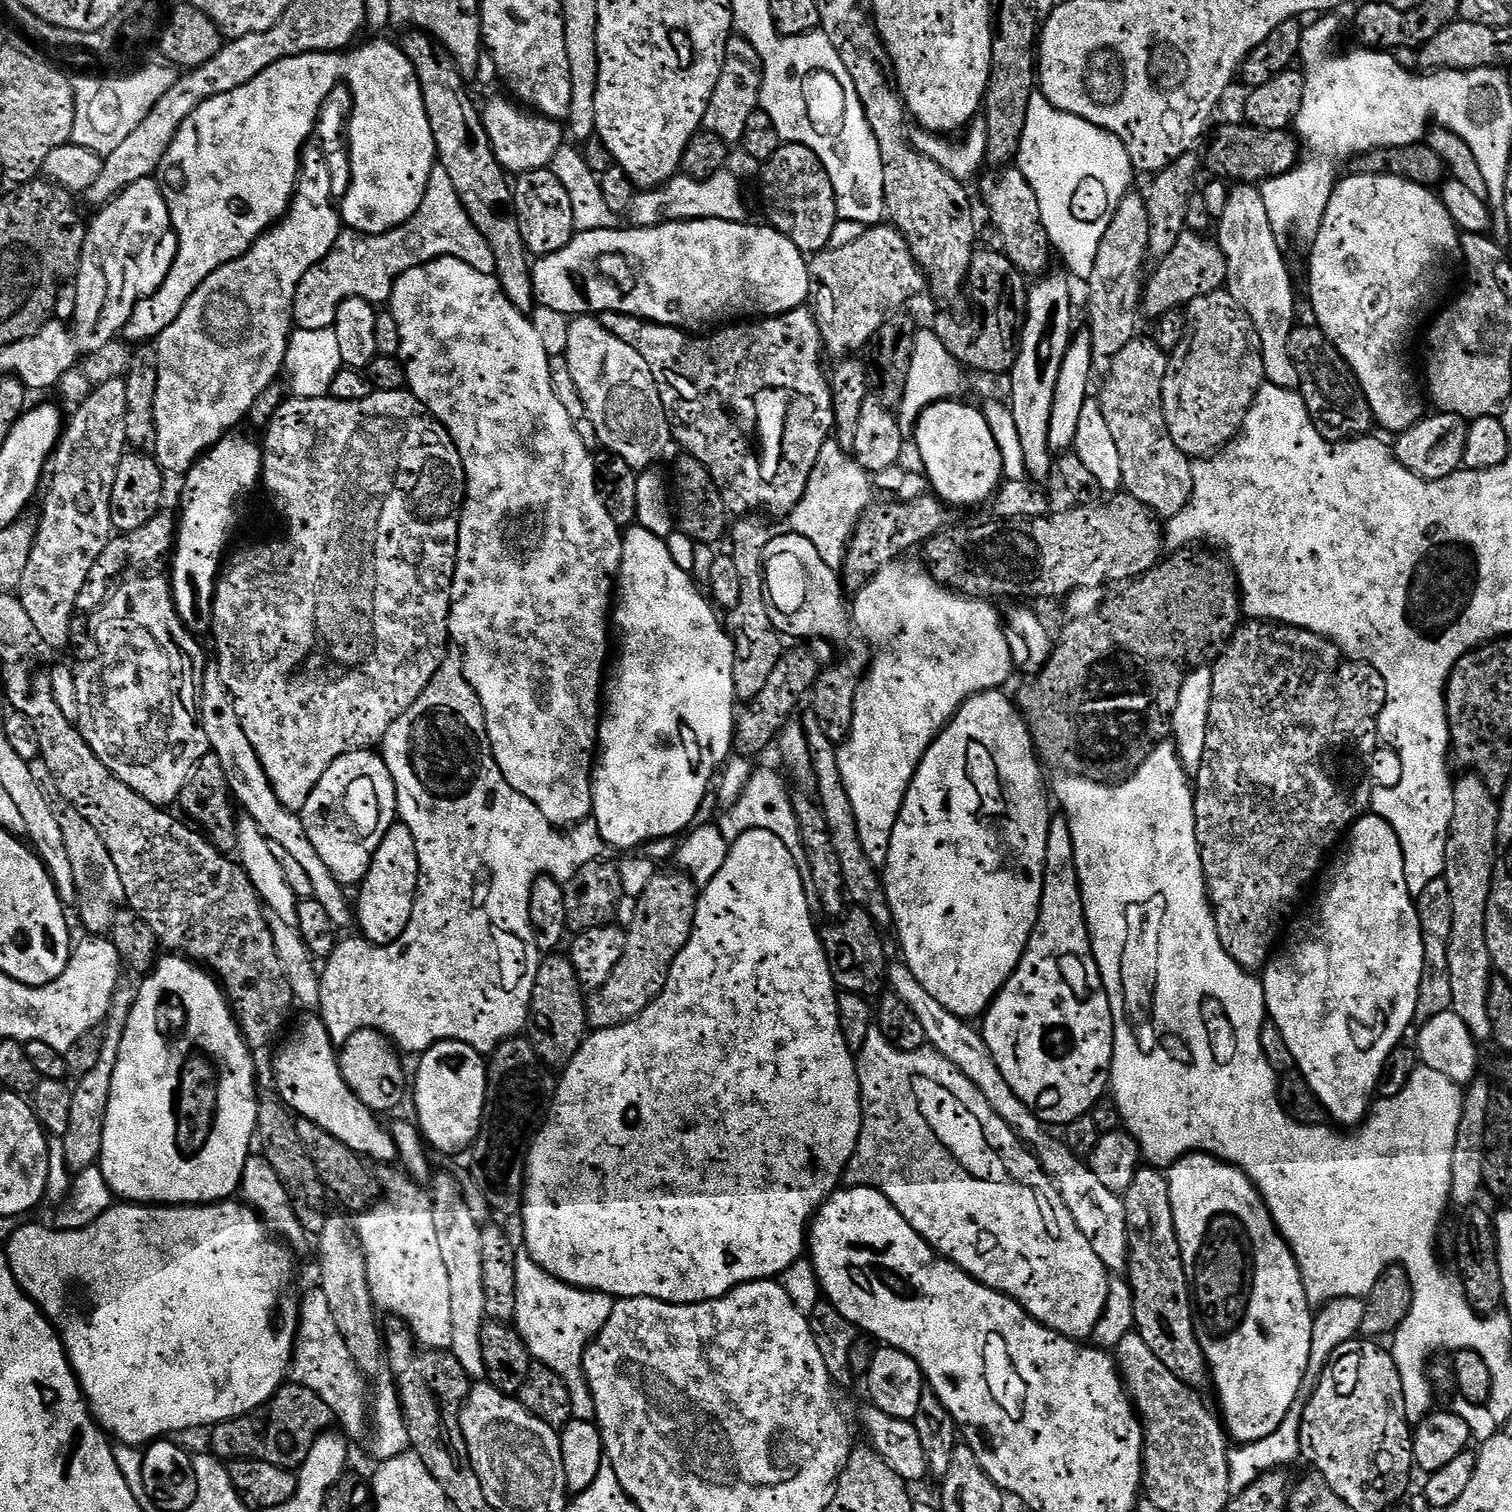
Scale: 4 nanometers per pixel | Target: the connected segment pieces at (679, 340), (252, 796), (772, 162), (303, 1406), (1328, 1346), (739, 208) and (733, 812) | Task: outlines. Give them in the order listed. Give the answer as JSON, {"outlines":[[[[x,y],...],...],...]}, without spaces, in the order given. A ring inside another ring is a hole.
{"outlines":[[[[807,307],[795,308],[789,312],[783,312],[781,316],[756,318],[751,322],[732,322],[727,326],[717,327],[707,334],[689,334],[678,328],[671,328],[665,324],[655,324],[653,320],[643,320],[637,316],[622,314],[621,312],[601,312],[598,319],[606,330],[610,330],[610,334],[614,334],[614,338],[622,338],[622,342],[626,342],[626,346],[634,346],[634,350],[638,350],[638,354],[642,354],[642,358],[646,358],[646,366],[650,366],[650,374],[654,374],[656,389],[662,398],[662,406],[668,414],[671,439],[675,443],[677,440],[685,453],[692,455],[698,462],[702,462],[702,466],[709,471],[714,486],[719,490],[727,511],[732,514],[734,512],[736,512],[735,514],[761,512],[769,517],[787,517],[793,506],[802,498],[802,494],[806,490],[806,482],[810,482],[814,462],[818,462],[818,450],[822,450],[822,446],[833,435],[836,426],[834,406],[828,385],[829,373],[826,368],[824,372],[826,353],[815,315]]],[[[215,666],[204,669],[204,688],[200,691],[200,721],[206,730],[211,755],[216,756],[218,762],[222,762],[222,770],[226,770],[226,778],[235,803],[241,809],[244,807],[243,811],[246,815],[254,818],[254,822],[258,822],[262,834],[266,834],[270,843],[282,846],[282,850],[288,851],[304,867],[312,887],[311,899],[322,902],[330,922],[334,922],[338,930],[344,930],[351,924],[353,927],[354,908],[351,903],[347,904],[344,901],[345,885],[340,884],[338,878],[334,878],[326,862],[322,862],[318,850],[314,850],[314,842],[310,842],[306,834],[304,821],[297,813],[286,810],[282,802],[278,802],[278,794],[274,794],[274,786],[270,786],[270,778],[266,778],[266,770],[262,770],[262,762],[254,746],[250,746],[250,738],[246,738],[246,730],[242,730],[238,710],[234,710],[232,696],[222,682],[220,669]]],[[[784,142],[769,160],[763,161],[761,168],[764,169],[760,172],[760,200],[768,215],[767,223],[786,234],[800,252],[823,252],[828,247],[838,217],[834,186],[818,154],[801,144]]],[[[285,1382],[273,1394],[266,1405],[266,1410],[257,1410],[233,1420],[223,1420],[211,1429],[211,1455],[220,1457],[225,1462],[234,1460],[261,1460],[270,1462],[279,1468],[299,1469],[301,1462],[310,1454],[310,1446],[319,1438],[321,1432],[333,1427],[334,1417],[330,1406],[306,1390],[306,1386]]],[[[1358,1296],[1330,1300],[1315,1313],[1312,1322],[1308,1369],[1304,1375],[1302,1386],[1296,1395],[1296,1400],[1286,1414],[1282,1426],[1278,1426],[1278,1430],[1274,1430],[1274,1434],[1270,1434],[1253,1444],[1240,1444],[1233,1447],[1228,1453],[1230,1482],[1232,1483],[1233,1493],[1246,1490],[1262,1474],[1287,1469],[1289,1467],[1287,1464],[1292,1464],[1296,1459],[1298,1461],[1301,1459],[1300,1427],[1302,1426],[1305,1402],[1316,1393],[1316,1383],[1319,1382],[1320,1375],[1326,1370],[1326,1366],[1332,1363],[1334,1350],[1338,1350],[1338,1346],[1357,1339],[1361,1335],[1362,1318],[1366,1318],[1366,1303]]],[[[723,168],[704,180],[677,174],[659,188],[633,193],[624,213],[625,223],[634,228],[652,228],[671,220],[714,219],[742,222],[745,219],[742,190],[737,178],[728,171]]],[[[757,767],[746,782],[738,802],[734,802],[719,813],[718,826],[722,830],[722,838],[726,838],[729,842],[750,830],[770,830],[770,834],[782,838],[782,842],[786,842],[786,850],[790,850],[790,854],[794,857],[794,866],[798,866],[798,875],[802,877],[802,890],[806,890],[810,898],[815,898],[818,886],[814,886],[814,874],[810,874],[810,862],[806,862],[806,850],[802,846],[802,834],[798,818],[794,814],[792,798],[793,793],[788,792],[783,778],[774,769]]]]}

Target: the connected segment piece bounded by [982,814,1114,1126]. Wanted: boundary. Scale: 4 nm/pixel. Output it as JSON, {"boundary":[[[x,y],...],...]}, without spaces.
{"boundary":[[[1063,814],[1053,815],[1046,838],[1044,885],[1036,925],[1014,974],[984,1013],[982,1031],[986,1046],[990,1046],[990,1054],[994,1054],[994,1062],[998,1062],[998,1070],[1002,1070],[1002,1078],[1006,1078],[1010,1090],[1014,1090],[1014,1094],[1018,1094],[1018,1098],[1022,1098],[1022,1102],[1026,1102],[1026,1106],[1045,1125],[1067,1126],[1089,1115],[1092,1107],[1105,1099],[1112,1074],[1114,1018],[1098,962],[1092,953],[1078,882],[1078,866],[1074,862],[1074,838]]]}

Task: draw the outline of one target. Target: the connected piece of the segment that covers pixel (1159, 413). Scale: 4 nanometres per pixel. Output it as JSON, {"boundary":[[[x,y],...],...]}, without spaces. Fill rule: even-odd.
{"boundary":[[[1135,338],[1134,340],[1127,342],[1126,346],[1123,347],[1122,352],[1118,354],[1117,357],[1113,358],[1113,366],[1102,380],[1102,382],[1104,382],[1104,389],[1098,393],[1098,399],[1102,406],[1102,414],[1106,414],[1106,423],[1110,426],[1110,434],[1114,434],[1114,443],[1118,445],[1118,458],[1122,458],[1122,478],[1124,479],[1127,491],[1134,498],[1138,498],[1138,502],[1150,506],[1150,510],[1161,518],[1167,518],[1182,511],[1182,509],[1192,500],[1192,491],[1194,490],[1192,460],[1174,444],[1174,439],[1171,438],[1170,431],[1167,429],[1166,415],[1163,414],[1163,380],[1167,376],[1168,361],[1169,353],[1163,352],[1156,344],[1155,339],[1148,338],[1148,340],[1142,340],[1142,338]]]}

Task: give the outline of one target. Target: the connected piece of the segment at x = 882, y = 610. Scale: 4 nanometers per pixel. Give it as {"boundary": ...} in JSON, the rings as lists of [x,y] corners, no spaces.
{"boundary":[[[908,558],[891,560],[878,574],[855,593],[856,601],[850,604],[850,620],[853,625],[860,627],[860,632],[872,643],[872,652],[876,657],[872,660],[872,669],[861,679],[860,688],[857,690],[854,702],[853,726],[847,740],[839,745],[836,757],[838,758],[838,770],[842,770],[842,782],[846,782],[846,794],[850,794],[850,806],[854,806],[854,818],[858,818],[858,838],[862,838],[862,850],[866,850],[866,858],[877,866],[883,866],[888,860],[888,847],[894,830],[894,822],[898,822],[898,814],[902,810],[902,802],[908,793],[910,782],[926,754],[926,750],[932,745],[932,741],[944,731],[951,720],[956,716],[956,711],[972,696],[979,692],[991,692],[1003,689],[1004,683],[1012,676],[1012,648],[1009,633],[1002,623],[1002,616],[995,612],[993,606],[986,600],[973,600],[967,596],[961,596],[944,587],[926,571],[925,565],[911,564]]]}

